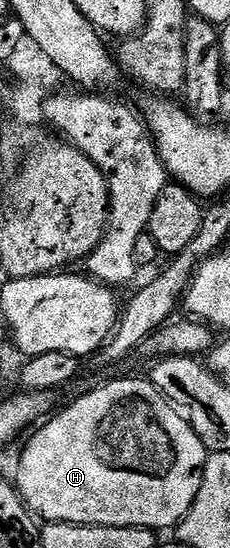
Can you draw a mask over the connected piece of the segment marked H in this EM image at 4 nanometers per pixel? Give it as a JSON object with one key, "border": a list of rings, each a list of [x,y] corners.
{"border":[[[138,377],[110,381],[76,398],[67,409],[59,408],[32,436],[18,461],[16,488],[43,522],[173,530],[200,491],[208,456],[200,435],[196,435],[186,418],[152,382]]]}

